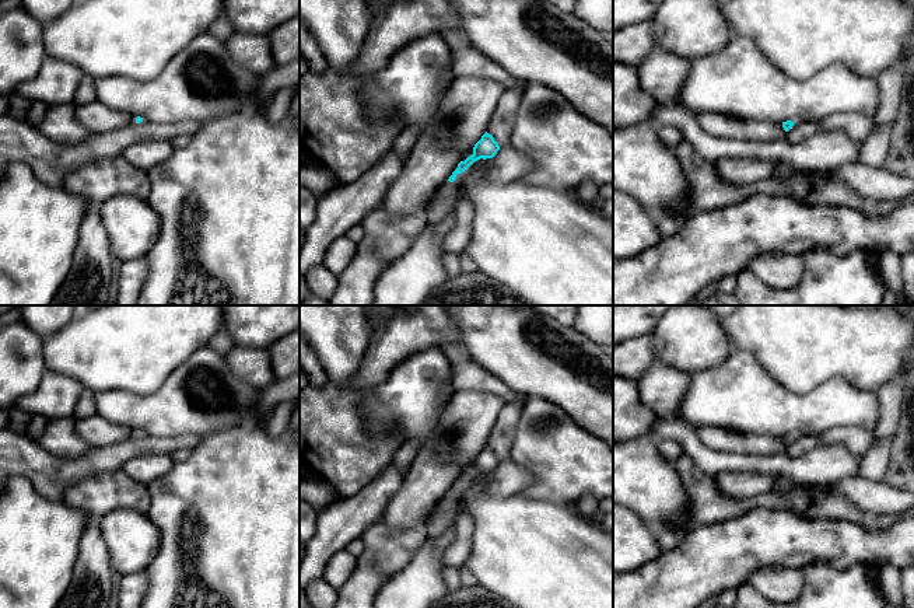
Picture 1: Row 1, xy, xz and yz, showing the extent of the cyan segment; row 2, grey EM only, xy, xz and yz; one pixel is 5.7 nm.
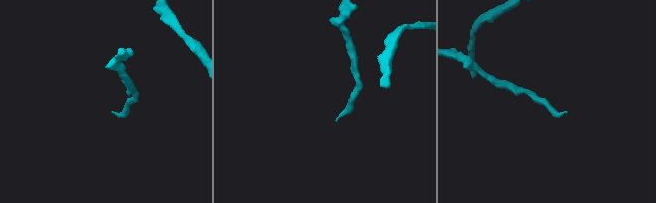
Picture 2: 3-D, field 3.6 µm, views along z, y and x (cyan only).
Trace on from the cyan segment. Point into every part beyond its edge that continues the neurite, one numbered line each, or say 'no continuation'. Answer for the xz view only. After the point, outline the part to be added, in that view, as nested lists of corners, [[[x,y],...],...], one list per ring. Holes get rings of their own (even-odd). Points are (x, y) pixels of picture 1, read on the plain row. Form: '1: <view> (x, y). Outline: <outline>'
1: xz (444, 519). Outline: [[[444,496],[440,502],[440,510],[430,518],[426,531],[427,537],[438,538],[449,527],[455,524],[458,516],[456,502],[454,496]]]

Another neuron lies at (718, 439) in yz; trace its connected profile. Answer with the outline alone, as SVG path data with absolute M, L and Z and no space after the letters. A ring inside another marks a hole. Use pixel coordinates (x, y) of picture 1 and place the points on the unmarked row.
M701 426L696 431L700 440L715 451L746 455L773 455L787 452L787 445L784 444L782 437L749 434L711 426Z

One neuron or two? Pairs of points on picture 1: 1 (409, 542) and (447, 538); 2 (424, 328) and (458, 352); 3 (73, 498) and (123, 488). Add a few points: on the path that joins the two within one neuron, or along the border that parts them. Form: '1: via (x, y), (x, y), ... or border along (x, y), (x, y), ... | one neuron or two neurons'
1: border along (427, 537), (405, 568) | two neurons
2: border along (461, 342), (447, 342), (441, 349) | two neurons
3: via (86, 495), (111, 491) | one neuron

